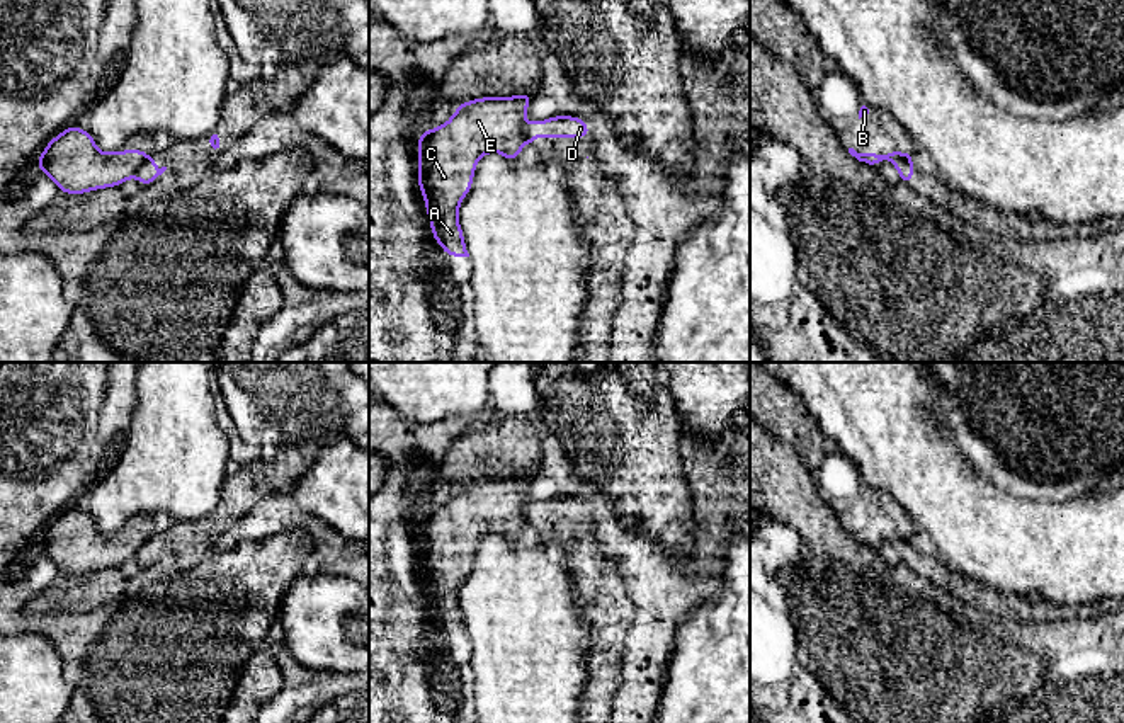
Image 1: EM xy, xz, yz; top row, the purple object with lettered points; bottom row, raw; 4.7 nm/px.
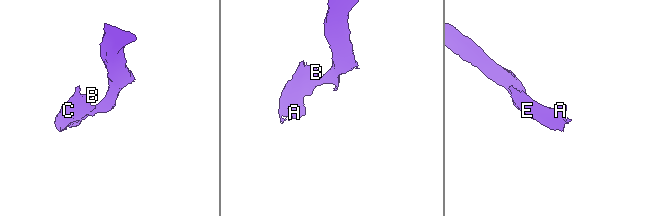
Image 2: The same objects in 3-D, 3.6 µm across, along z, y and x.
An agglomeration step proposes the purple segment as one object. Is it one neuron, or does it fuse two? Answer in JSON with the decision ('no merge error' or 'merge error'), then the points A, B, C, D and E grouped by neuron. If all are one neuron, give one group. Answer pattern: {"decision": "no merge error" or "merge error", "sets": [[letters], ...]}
{"decision": "merge error", "sets": [["A", "B", "C", "E"], ["D"]]}

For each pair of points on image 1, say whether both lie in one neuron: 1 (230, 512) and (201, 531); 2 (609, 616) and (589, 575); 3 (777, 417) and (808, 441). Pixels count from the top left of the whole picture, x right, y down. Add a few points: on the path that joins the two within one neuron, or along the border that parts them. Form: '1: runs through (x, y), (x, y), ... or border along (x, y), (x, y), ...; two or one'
1: runs through (223, 518), (208, 529); one
2: runs through (607, 606), (599, 586); one
3: runs through (784, 417), (801, 434); one

